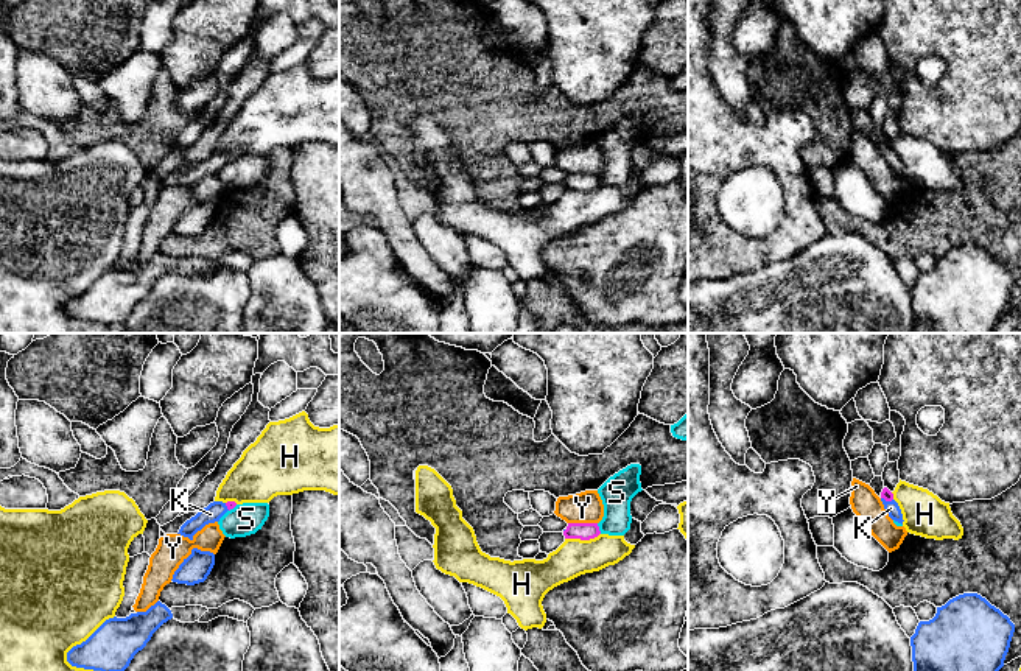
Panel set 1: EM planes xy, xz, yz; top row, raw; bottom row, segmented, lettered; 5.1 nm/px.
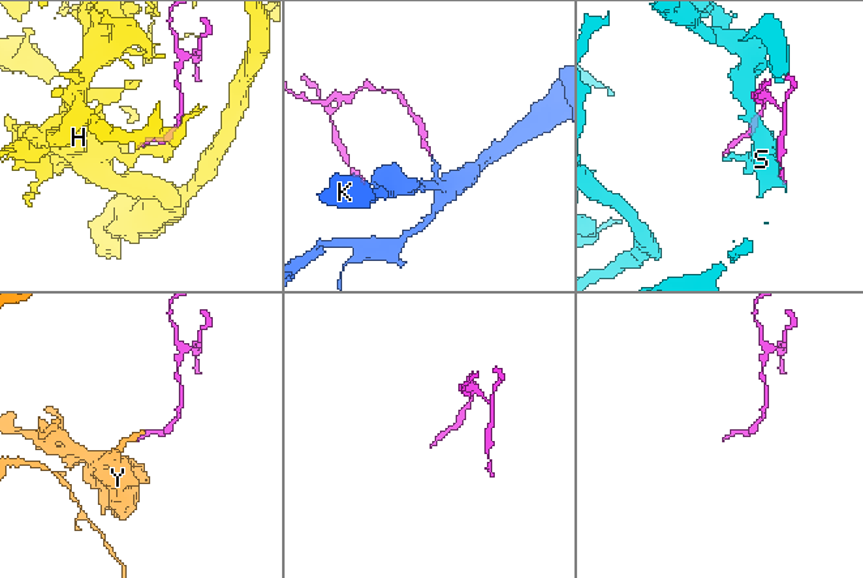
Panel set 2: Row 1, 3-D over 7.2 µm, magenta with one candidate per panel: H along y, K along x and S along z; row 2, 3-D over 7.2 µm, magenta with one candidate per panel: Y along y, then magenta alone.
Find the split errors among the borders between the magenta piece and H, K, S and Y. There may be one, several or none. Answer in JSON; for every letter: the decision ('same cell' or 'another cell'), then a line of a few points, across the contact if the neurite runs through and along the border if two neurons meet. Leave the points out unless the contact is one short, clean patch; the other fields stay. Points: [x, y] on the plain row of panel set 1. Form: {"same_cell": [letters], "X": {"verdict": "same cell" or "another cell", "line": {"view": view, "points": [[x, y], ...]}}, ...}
{"same_cell": ["K"], "H": {"verdict": "another cell", "line": {"view": "xz", "points": [[599, 184], [590, 190], [565, 190]]}}, "K": {"verdict": "same cell", "line": {"view": "yz", "points": [[886, 145], [887, 151], [892, 159]]}}, "S": {"verdict": "another cell"}, "Y": {"verdict": "another cell", "line": {"view": "xz", "points": [[568, 173], [596, 175]]}}}

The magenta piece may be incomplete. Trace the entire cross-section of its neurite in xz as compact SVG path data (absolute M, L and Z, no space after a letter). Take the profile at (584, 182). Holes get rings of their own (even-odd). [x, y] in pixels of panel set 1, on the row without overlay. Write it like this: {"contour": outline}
{"contour": "M568 174L565 190L590 191L601 185L598 174Z"}

